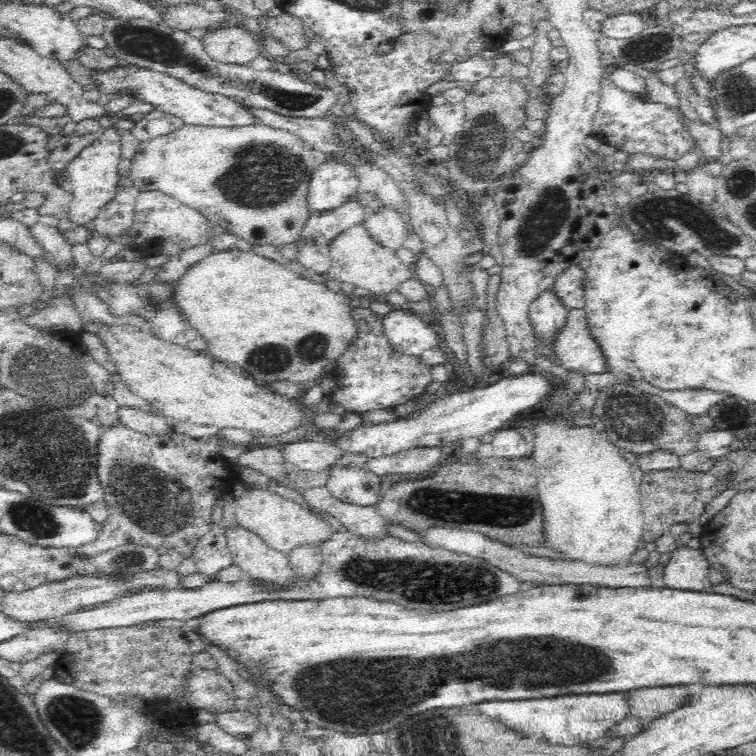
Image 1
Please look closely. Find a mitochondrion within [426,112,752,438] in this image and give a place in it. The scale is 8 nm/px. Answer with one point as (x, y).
(663, 219)

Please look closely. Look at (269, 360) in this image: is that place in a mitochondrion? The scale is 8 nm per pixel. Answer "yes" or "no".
yes

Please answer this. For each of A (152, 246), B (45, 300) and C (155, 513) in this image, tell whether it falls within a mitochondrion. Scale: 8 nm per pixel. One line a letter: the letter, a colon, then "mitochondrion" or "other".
A: other
B: other
C: mitochondrion

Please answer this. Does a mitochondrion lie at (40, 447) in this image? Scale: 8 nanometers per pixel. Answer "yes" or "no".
yes

